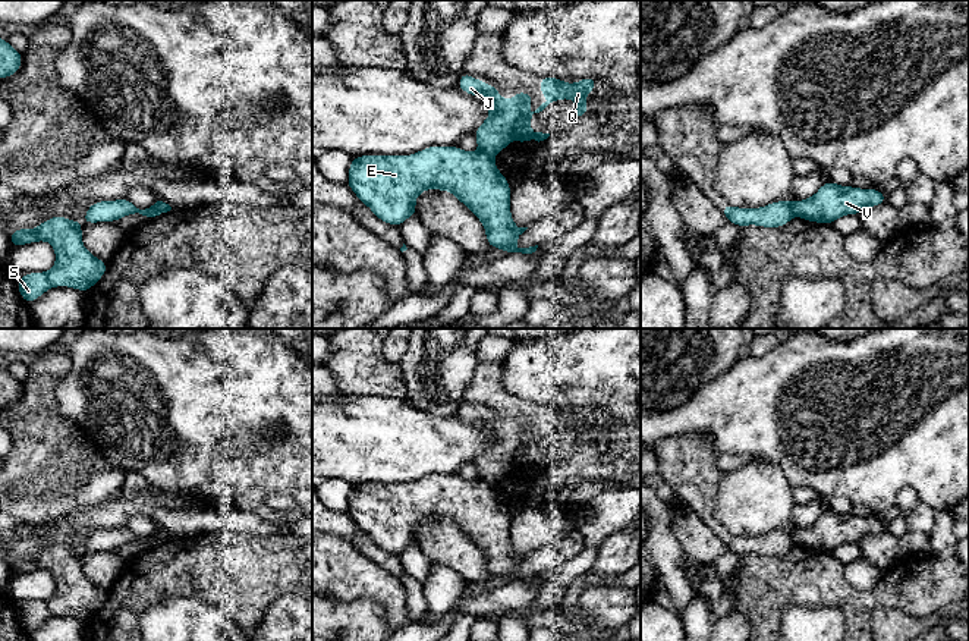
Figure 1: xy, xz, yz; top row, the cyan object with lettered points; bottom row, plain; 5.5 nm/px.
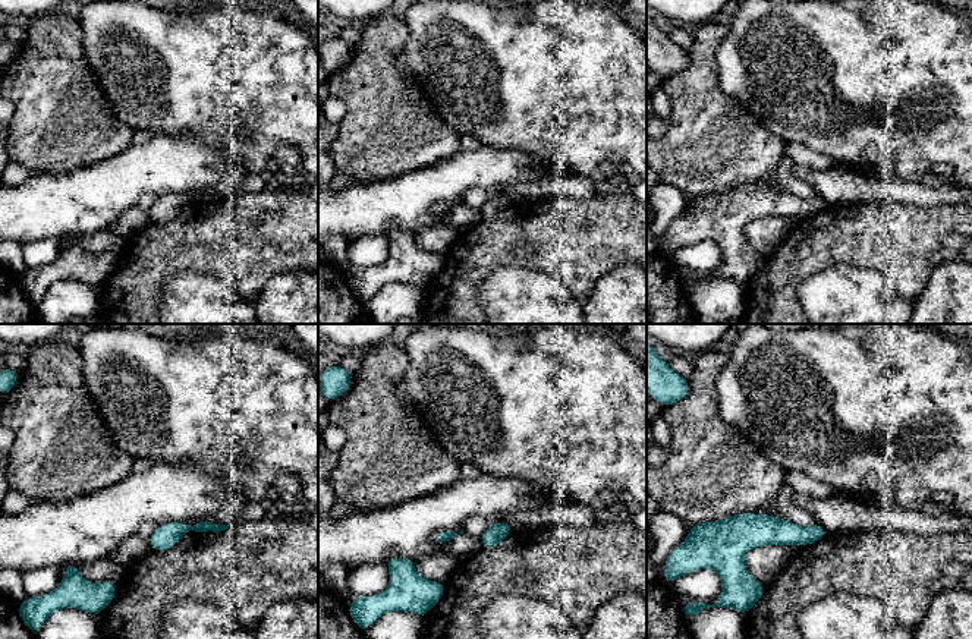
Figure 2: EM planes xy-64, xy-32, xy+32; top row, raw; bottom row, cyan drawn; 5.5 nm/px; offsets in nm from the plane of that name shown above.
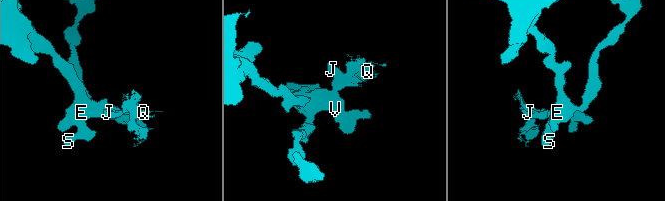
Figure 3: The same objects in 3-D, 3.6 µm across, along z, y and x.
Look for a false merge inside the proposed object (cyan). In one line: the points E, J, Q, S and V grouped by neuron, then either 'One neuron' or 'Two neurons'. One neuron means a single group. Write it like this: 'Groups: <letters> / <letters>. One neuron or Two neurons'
Groups: E S V / J Q. Two neurons

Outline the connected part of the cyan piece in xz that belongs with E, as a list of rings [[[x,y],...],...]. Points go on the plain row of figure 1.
[[[432,474],[412,484],[368,483],[352,487],[346,512],[368,534],[374,544],[394,556],[408,546],[418,544],[416,525],[425,518],[450,519],[485,554],[490,576],[501,576],[506,584],[513,581],[532,582],[538,574],[516,576],[515,569],[528,557],[516,556],[510,543],[510,512],[485,480],[466,481],[457,474]]]

